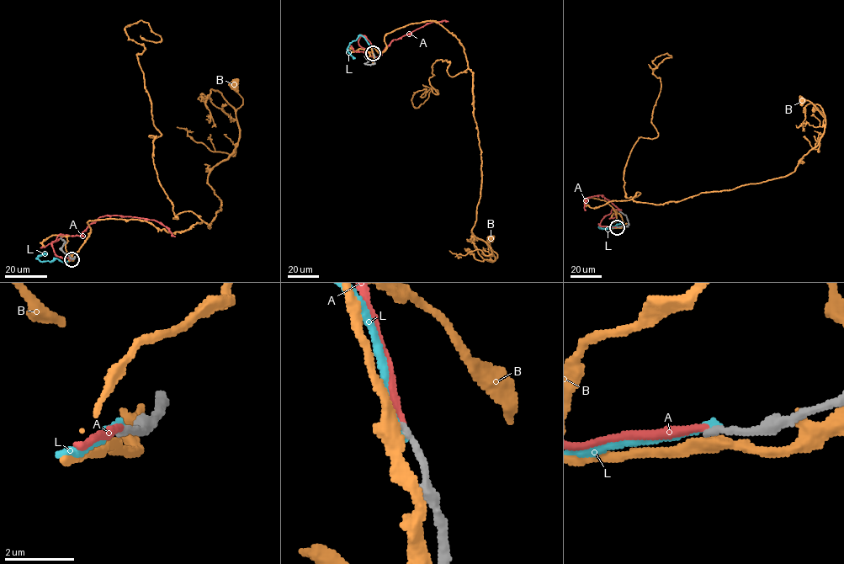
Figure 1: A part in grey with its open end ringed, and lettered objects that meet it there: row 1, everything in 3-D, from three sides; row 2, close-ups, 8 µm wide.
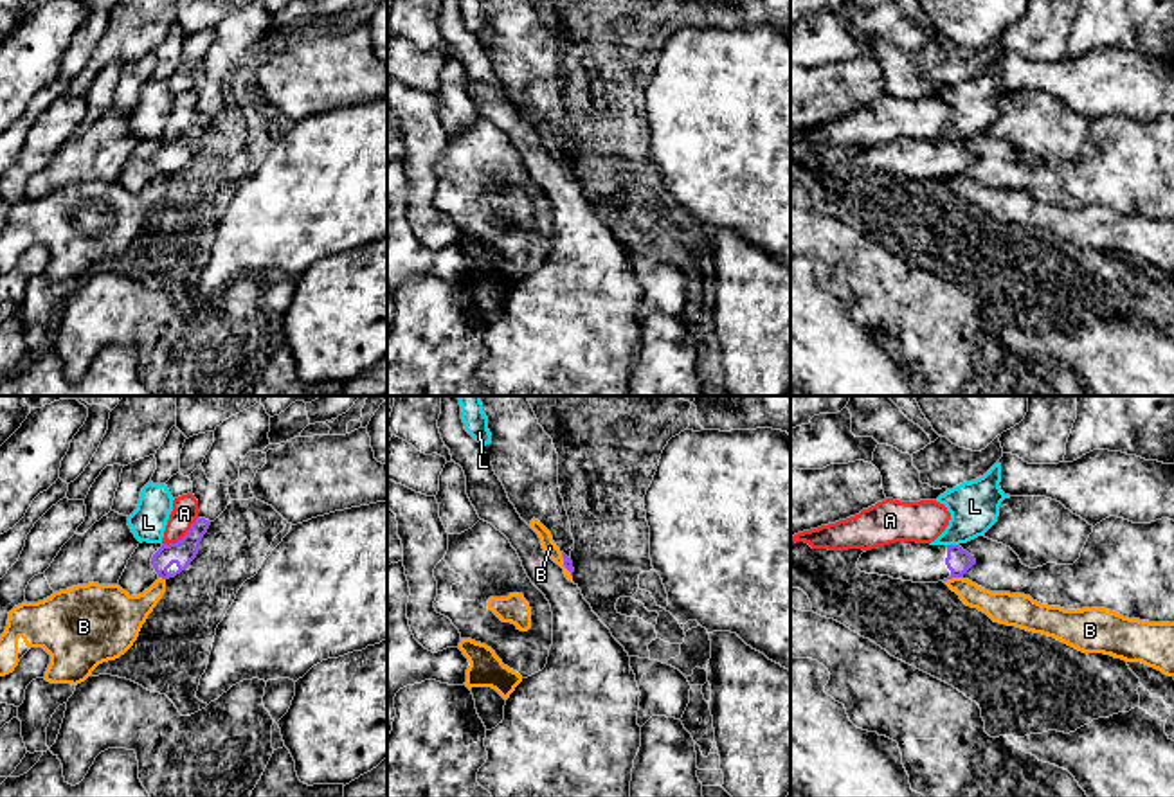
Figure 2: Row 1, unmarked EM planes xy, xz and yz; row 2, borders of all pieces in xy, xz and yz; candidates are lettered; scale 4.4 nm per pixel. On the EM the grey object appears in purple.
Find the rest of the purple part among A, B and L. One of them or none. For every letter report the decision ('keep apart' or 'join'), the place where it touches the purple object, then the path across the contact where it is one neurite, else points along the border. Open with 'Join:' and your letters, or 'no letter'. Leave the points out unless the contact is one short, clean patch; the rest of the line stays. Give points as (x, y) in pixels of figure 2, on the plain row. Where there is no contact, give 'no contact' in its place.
Join: no letter
A: keep apart; contact xy (184, 134); border xy (197, 114), (180, 135), (162, 141)
B: keep apart; contact yz (953, 173); border yz (962, 173), (944, 179)
L: keep apart; contact yz (953, 143); border yz (948, 141), (958, 143)

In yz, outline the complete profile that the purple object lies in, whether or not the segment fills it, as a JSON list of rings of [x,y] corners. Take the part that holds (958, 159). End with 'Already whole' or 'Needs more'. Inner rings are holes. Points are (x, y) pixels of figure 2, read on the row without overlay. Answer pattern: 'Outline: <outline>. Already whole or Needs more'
Outline: [[[895,139],[861,151],[857,166],[913,180],[938,180],[963,175],[976,160],[960,142]]]. Needs more

